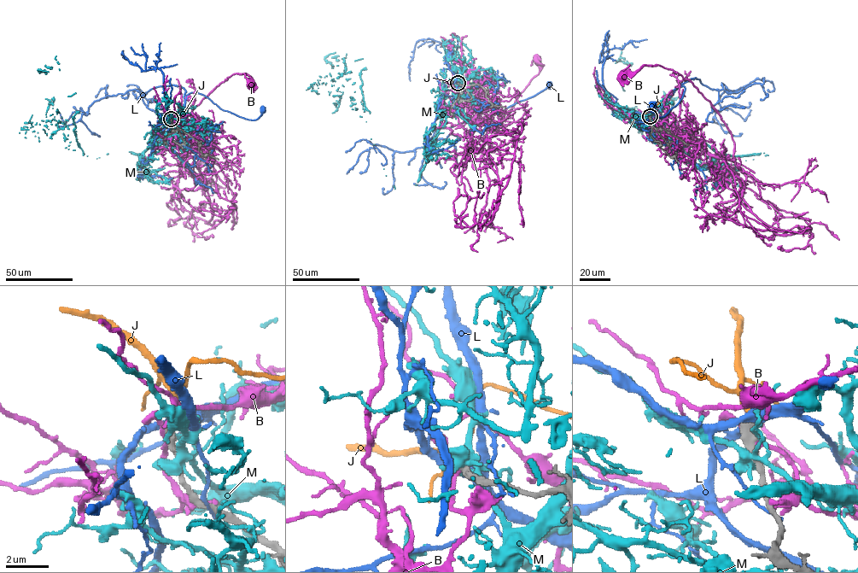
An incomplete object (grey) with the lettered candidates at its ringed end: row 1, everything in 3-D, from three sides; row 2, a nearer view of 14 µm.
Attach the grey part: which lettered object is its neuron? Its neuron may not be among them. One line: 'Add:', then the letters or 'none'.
Add: J

